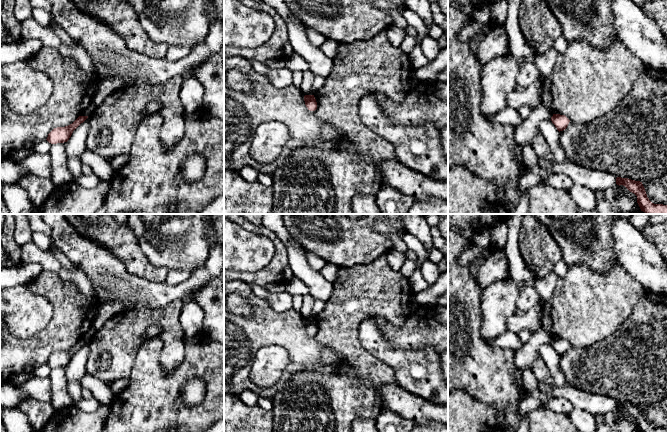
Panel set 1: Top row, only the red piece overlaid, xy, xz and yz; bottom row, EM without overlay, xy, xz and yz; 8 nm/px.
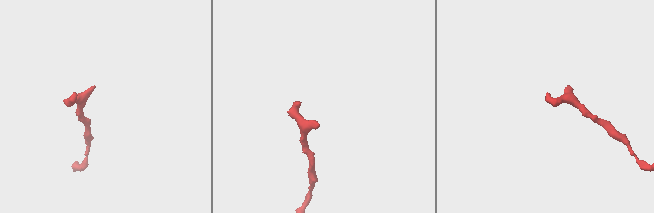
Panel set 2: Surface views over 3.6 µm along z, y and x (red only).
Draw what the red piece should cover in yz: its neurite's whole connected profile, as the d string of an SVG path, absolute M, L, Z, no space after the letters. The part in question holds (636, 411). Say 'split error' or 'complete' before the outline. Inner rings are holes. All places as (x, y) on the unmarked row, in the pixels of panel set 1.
complete; M616 402L617 409L625 410L630 416L637 420L637 427L640 432L667 432L667 429L654 428L647 421L645 412L640 405L631 404L628 402Z

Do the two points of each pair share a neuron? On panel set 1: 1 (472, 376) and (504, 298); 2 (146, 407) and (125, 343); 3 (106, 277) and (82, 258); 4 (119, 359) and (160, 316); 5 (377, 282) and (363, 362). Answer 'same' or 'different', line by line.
1: different
2: different
3: same
4: same
5: same

